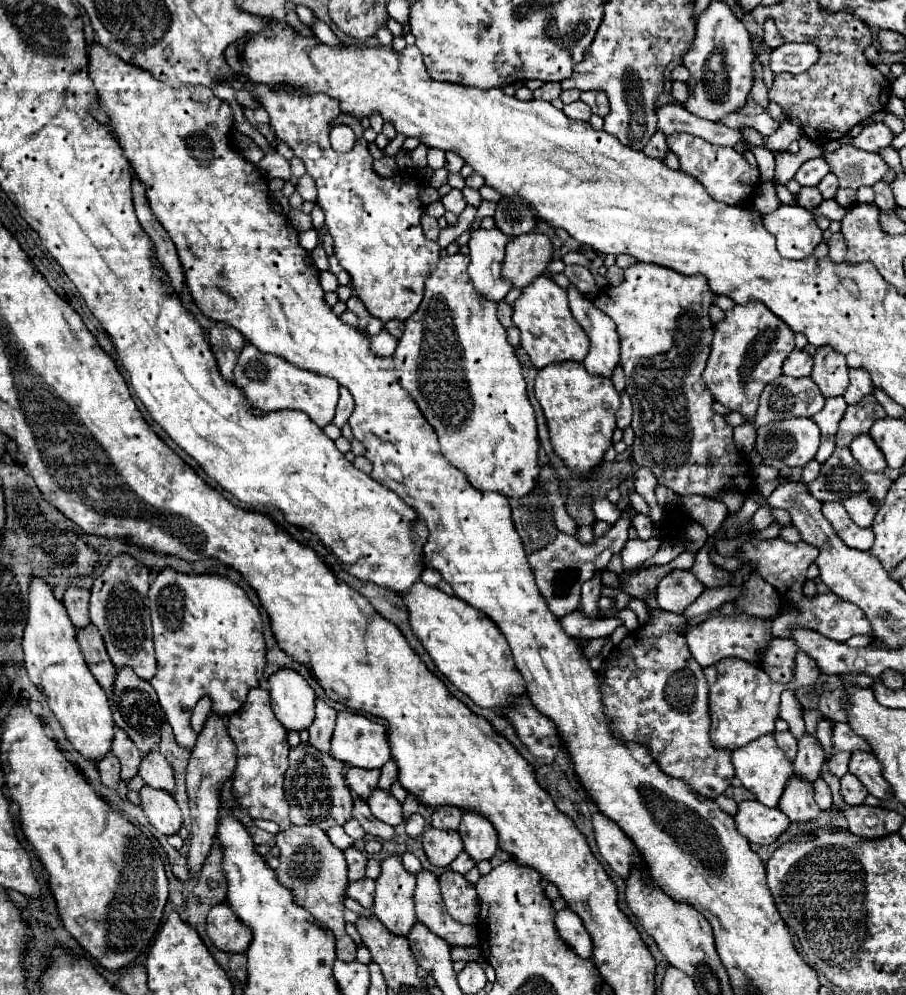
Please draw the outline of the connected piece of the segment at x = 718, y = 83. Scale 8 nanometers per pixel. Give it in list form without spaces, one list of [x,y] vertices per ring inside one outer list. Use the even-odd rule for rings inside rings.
[[[710,1],[708,9],[700,15],[696,43],[694,49],[686,53],[684,65],[690,69],[688,85],[692,99],[688,97],[688,101],[684,103],[690,113],[718,121],[726,113],[732,113],[746,103],[746,97],[754,83],[750,33],[724,1]]]

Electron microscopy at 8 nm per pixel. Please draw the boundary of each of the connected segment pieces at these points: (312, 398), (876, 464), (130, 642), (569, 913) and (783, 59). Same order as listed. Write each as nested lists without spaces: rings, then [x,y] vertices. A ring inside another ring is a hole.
[[[246,343],[238,355],[238,363],[234,369],[234,383],[244,389],[248,403],[256,407],[258,413],[268,413],[276,409],[300,409],[308,413],[308,417],[318,427],[324,427],[332,421],[338,403],[338,387],[340,387],[336,379],[318,375],[314,371],[298,369],[286,363],[278,355],[266,355],[254,349],[252,343]]]
[[[866,433],[858,435],[850,443],[850,451],[852,451],[854,459],[862,465],[864,471],[884,471],[886,469],[882,451],[874,445],[874,441],[870,441],[870,435],[866,435]]]
[[[116,555],[104,573],[92,585],[90,597],[90,621],[102,633],[112,663],[130,665],[142,679],[152,679],[156,673],[156,657],[150,625],[150,601],[146,597],[150,587],[150,569],[138,563],[132,555]]]
[[[562,909],[556,915],[556,929],[560,937],[566,939],[566,943],[584,959],[592,957],[592,939],[588,931],[584,929],[582,919],[572,909]]]
[[[784,43],[770,53],[772,73],[802,73],[818,61],[818,47],[814,43]]]

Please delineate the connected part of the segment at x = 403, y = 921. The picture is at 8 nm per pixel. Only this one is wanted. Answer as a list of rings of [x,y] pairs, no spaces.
[[[394,853],[380,861],[380,875],[376,879],[372,913],[394,935],[408,935],[410,927],[416,923],[412,901],[414,887],[416,877],[404,869],[400,855]]]

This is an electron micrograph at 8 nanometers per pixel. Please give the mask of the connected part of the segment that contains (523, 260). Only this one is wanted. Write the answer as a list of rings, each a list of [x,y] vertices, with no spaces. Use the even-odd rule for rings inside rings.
[[[526,233],[514,237],[506,245],[502,277],[510,281],[512,287],[524,289],[548,269],[550,261],[552,261],[550,239],[540,233]]]

